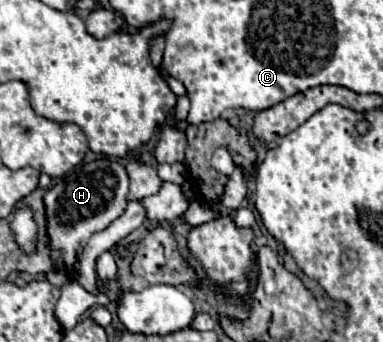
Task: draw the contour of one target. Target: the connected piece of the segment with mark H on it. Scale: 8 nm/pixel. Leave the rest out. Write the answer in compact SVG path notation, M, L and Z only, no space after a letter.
M96 159L92 163L78 165L74 171L70 171L62 179L58 179L56 185L46 191L46 195L44 195L46 235L48 235L48 253L50 253L50 261L52 261L54 267L66 269L68 273L78 271L82 251L84 251L88 239L94 233L106 229L114 219L118 219L124 213L124 209L128 205L128 199L126 199L128 197L128 187L130 187L128 173L116 159Z

